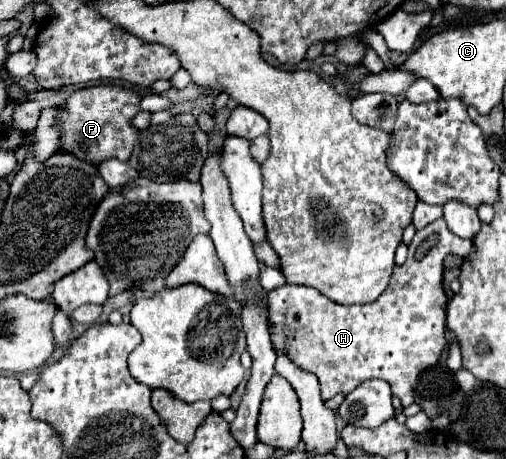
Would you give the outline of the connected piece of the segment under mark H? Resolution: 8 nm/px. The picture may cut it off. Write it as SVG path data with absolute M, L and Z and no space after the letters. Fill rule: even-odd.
M439 218L415 232L415 236L409 244L409 254L407 254L405 264L393 268L389 286L375 302L355 304L355 306L339 306L309 286L285 284L281 288L275 288L267 294L269 320L275 326L273 344L277 350L287 352L287 356L299 368L305 368L307 372L313 372L319 378L321 394L325 400L333 398L339 392L349 394L361 382L365 382L369 378L381 378L391 384L393 396L397 396L403 406L409 406L409 404L413 404L413 386L417 382L419 372L433 366L439 360L439 354L447 344L447 340L445 340L447 295L443 287L443 258L447 254L467 256L469 252L471 252L471 240L455 236L447 228L445 220ZM433 234L439 234L439 242L435 246L431 246L429 250L421 252L423 242ZM295 338L299 338L299 350L285 350L289 340L295 340Z

